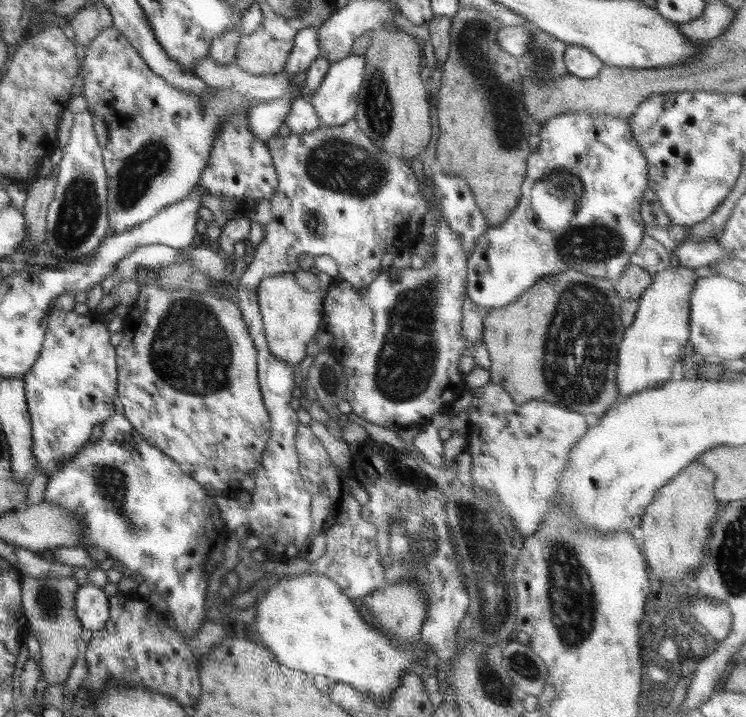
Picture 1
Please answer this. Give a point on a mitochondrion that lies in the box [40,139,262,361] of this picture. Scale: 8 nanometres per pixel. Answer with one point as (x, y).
(77, 219)

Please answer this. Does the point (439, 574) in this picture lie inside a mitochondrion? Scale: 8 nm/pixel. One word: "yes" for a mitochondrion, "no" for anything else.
no

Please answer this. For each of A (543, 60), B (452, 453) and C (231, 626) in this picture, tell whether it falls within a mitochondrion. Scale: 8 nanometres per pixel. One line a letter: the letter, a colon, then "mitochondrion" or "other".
A: mitochondrion
B: other
C: other

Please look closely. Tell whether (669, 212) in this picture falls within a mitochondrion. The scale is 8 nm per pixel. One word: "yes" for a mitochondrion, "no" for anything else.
no

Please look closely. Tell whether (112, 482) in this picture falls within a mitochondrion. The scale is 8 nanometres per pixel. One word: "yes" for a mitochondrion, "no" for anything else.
yes

